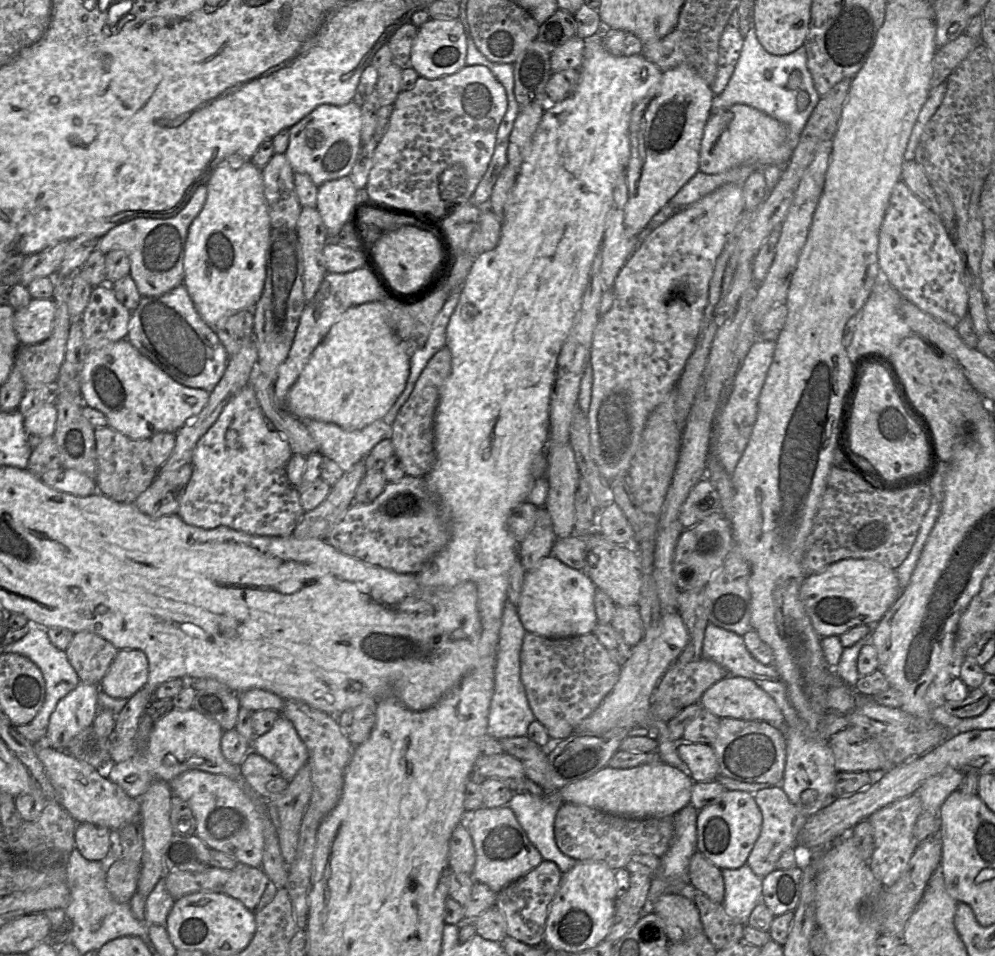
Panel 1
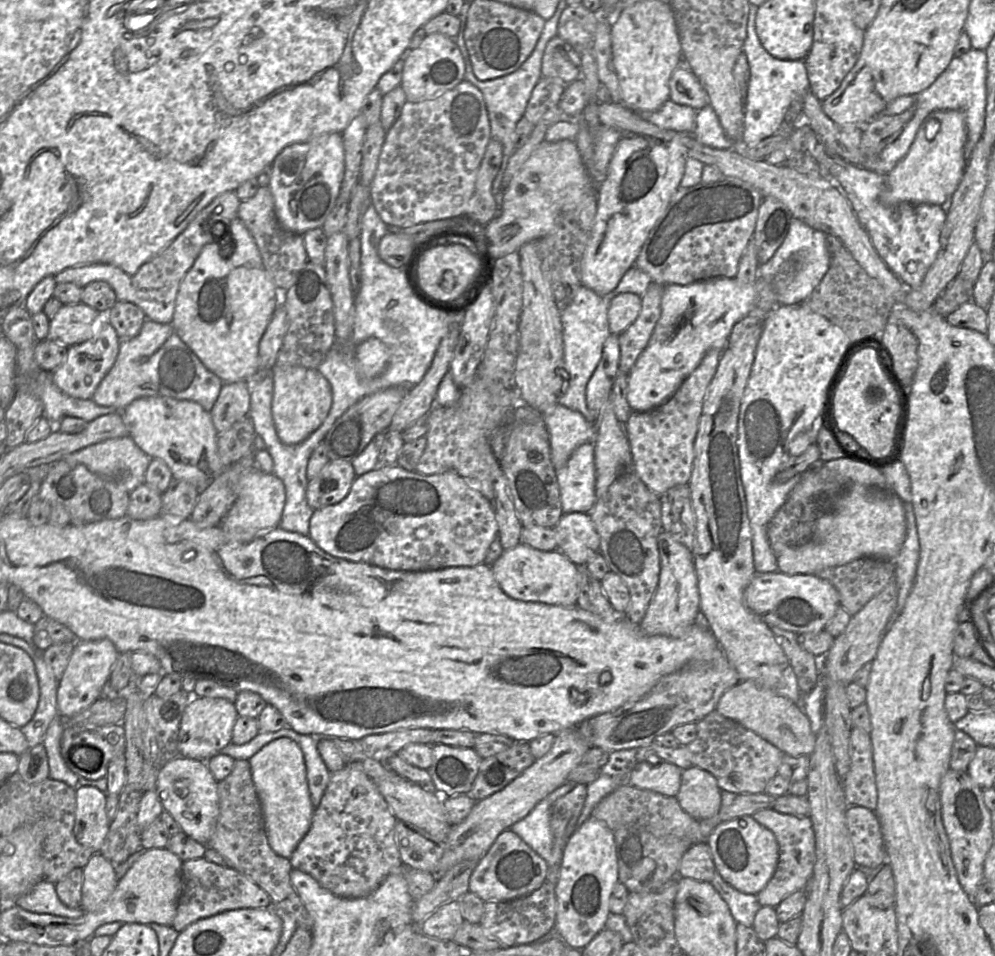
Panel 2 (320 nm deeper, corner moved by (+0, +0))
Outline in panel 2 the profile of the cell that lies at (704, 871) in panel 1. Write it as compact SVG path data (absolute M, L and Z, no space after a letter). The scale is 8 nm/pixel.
M706 841L693 844L682 856L679 876L711 882L716 873L709 845Z

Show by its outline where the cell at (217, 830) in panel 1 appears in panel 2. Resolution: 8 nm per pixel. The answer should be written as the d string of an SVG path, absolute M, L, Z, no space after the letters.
M183 756L173 758L160 770L155 790L163 809L173 816L181 830L207 847L216 828L220 808L218 781L211 773L206 761Z

